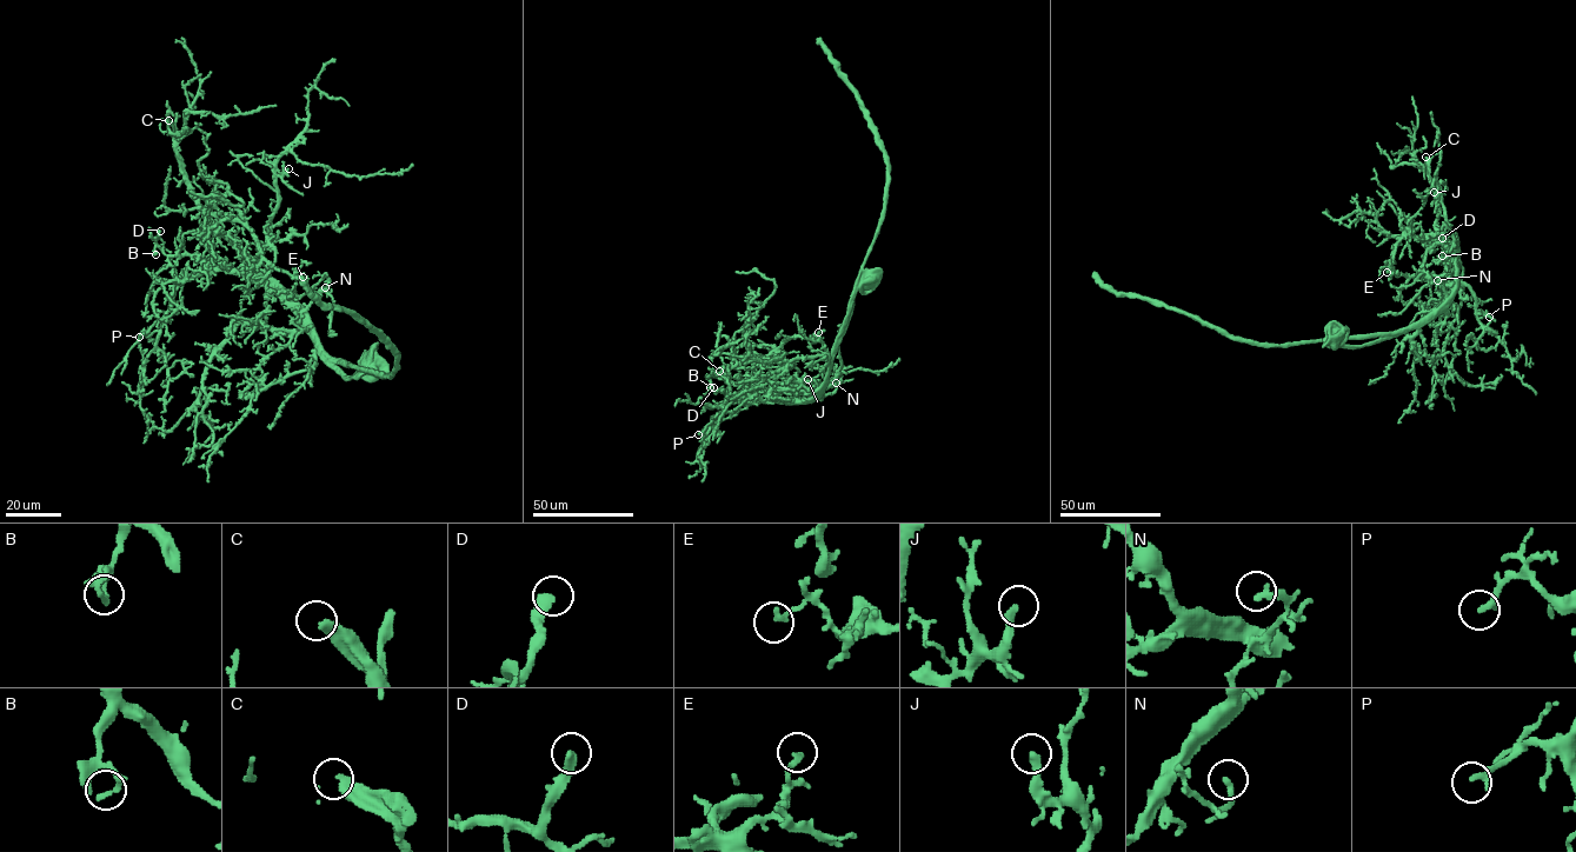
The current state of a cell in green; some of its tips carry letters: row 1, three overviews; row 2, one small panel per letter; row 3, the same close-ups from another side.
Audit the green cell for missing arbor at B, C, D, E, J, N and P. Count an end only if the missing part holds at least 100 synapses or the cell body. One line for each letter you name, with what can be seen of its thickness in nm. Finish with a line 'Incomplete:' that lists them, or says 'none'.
C: 380 nm
Incomplete: C

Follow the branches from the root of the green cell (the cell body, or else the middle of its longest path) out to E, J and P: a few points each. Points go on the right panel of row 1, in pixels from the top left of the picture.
E: (1331, 339), (1362, 345), (1423, 324), (1455, 290), (1451, 253), (1411, 231), (1397, 244), (1392, 272), (1387, 272)
J: (1331, 339), (1362, 345), (1387, 338), (1421, 325), (1449, 297), (1456, 234), (1434, 192)
P: (1331, 339), (1362, 345), (1423, 324), (1453, 295), (1456, 267), (1453, 275), (1470, 288), (1475, 308), (1489, 317)

